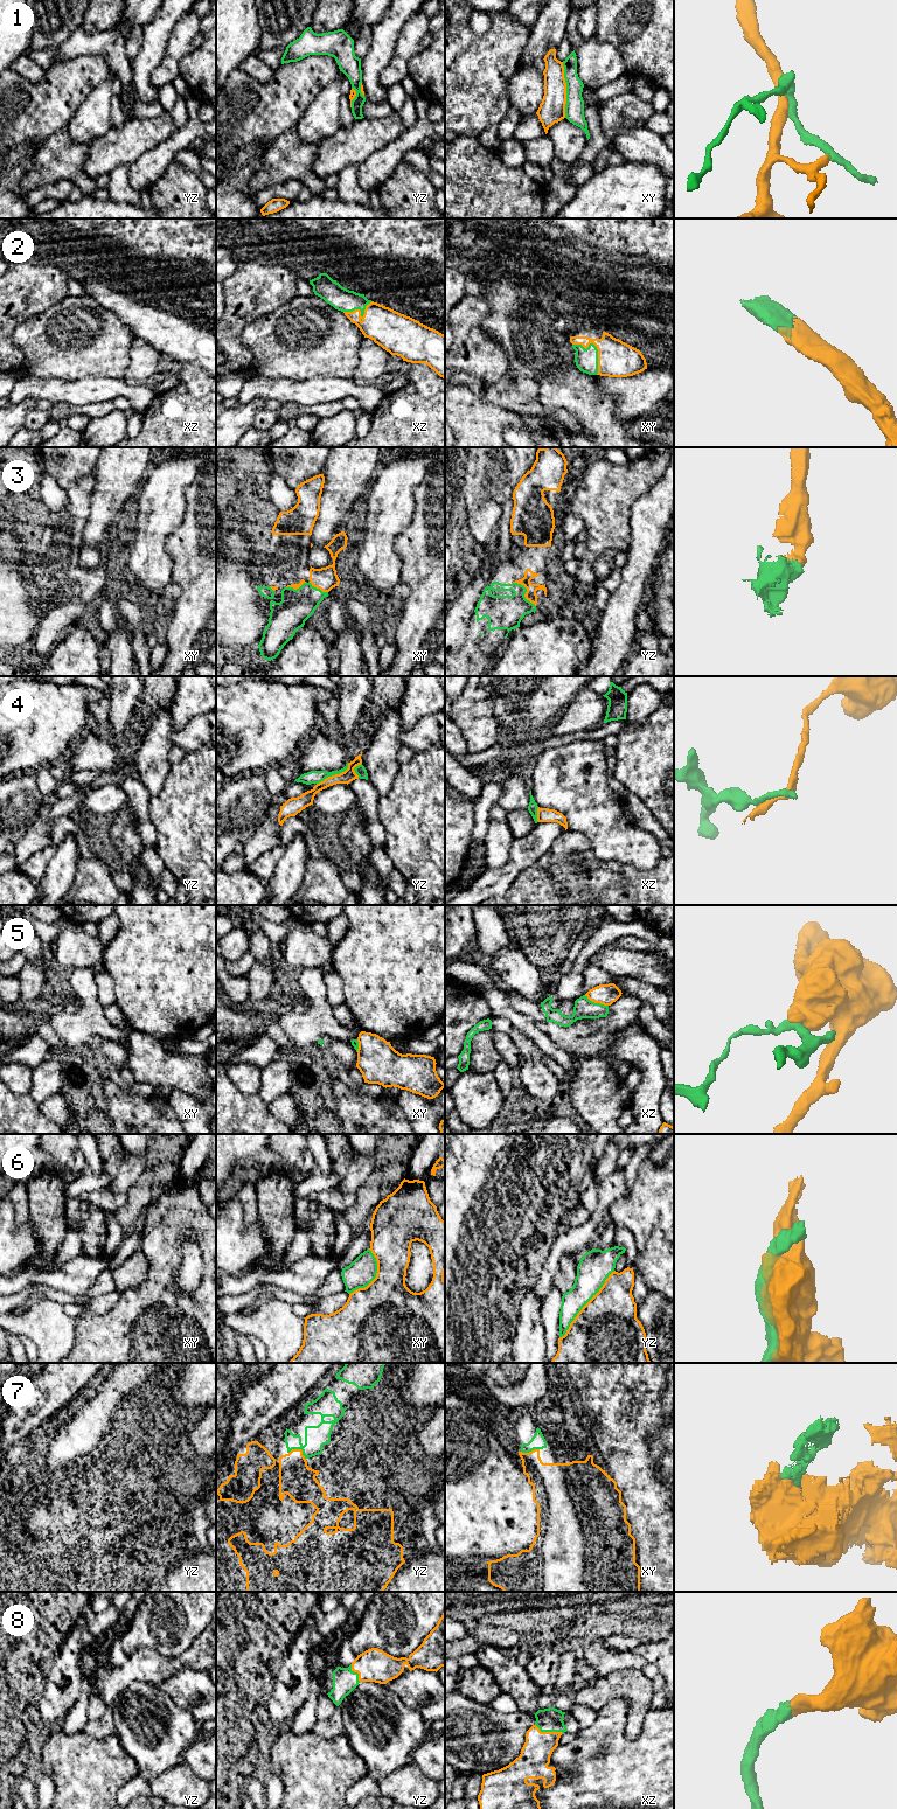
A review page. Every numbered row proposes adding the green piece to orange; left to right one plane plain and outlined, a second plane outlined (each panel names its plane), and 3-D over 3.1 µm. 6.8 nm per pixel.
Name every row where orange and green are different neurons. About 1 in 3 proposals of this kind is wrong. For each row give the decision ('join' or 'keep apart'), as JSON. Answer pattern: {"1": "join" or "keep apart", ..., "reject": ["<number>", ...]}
{"1": "keep apart", "2": "join", "3": "join", "4": "keep apart", "5": "keep apart", "6": "keep apart", "7": "join", "8": "join", "reject": ["1", "4", "5", "6"]}

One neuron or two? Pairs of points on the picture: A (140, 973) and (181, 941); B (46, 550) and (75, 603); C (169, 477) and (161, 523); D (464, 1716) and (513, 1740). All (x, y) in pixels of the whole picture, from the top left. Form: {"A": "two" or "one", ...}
{"A": "one", "B": "one", "C": "one", "D": "one"}

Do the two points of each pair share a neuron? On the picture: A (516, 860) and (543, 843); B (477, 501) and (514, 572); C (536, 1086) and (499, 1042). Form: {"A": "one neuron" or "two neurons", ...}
{"A": "one neuron", "B": "two neurons", "C": "two neurons"}

